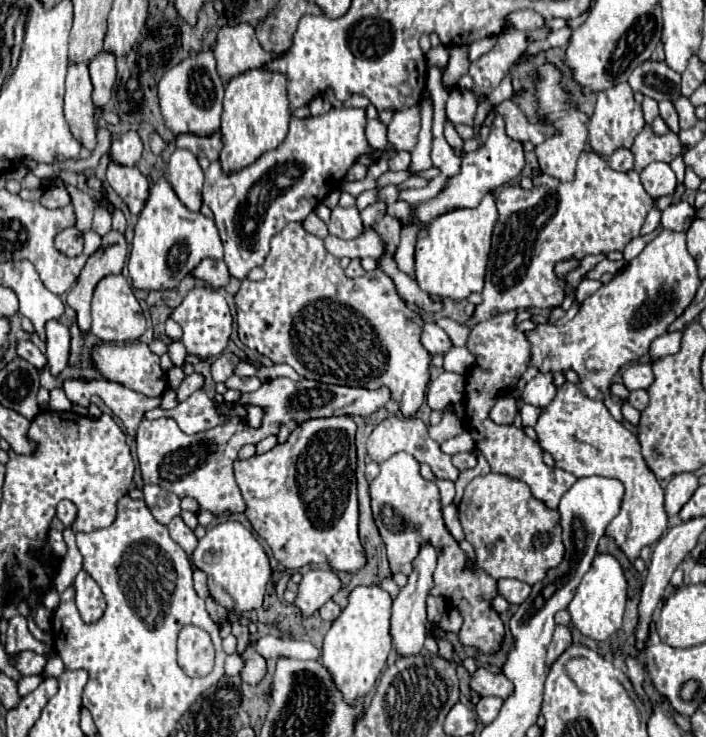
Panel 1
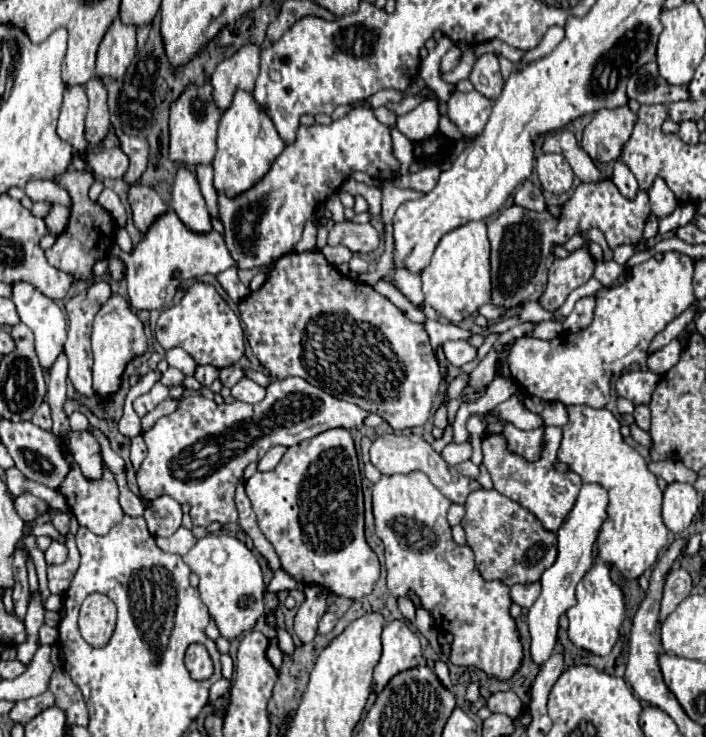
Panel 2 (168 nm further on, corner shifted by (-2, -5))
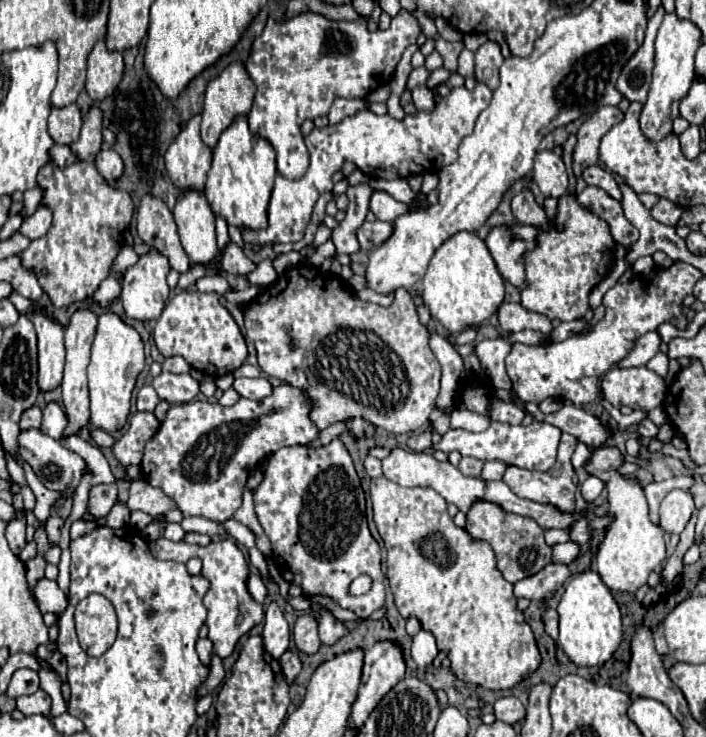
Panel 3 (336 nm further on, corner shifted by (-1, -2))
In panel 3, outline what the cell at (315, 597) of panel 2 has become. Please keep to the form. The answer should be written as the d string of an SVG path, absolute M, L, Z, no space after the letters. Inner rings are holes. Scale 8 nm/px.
M302 614L298 616L294 624L294 640L300 652L304 654L314 654L320 646L318 638L318 620L312 614Z

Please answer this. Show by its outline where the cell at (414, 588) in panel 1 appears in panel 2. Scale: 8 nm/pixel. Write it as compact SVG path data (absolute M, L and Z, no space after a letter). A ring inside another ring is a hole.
M395 621L385 625L381 633L381 643L383 643L383 653L375 667L371 685L375 693L381 693L397 673L413 669L423 661L421 643L405 623Z

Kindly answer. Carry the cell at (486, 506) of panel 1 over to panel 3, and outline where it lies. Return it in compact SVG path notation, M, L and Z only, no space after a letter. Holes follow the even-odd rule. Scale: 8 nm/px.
M476 500L466 514L466 532L474 540L484 540L496 554L496 568L508 582L518 582L540 572L552 560L552 546L544 542L544 530L528 516L506 512L502 506L486 500Z

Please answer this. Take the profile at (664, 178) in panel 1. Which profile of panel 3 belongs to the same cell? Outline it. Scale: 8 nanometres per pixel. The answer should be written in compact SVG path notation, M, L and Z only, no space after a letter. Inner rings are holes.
M660 198L650 212L652 212L652 216L654 216L658 222L668 224L668 226L676 226L678 220L680 220L680 216L682 216L682 208L680 208L678 204L666 200L666 198Z

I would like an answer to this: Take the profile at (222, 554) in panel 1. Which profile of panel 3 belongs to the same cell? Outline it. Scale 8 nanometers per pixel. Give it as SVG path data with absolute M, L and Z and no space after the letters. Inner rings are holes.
M158 538L158 540L150 542L150 548L158 560L174 560L174 562L188 562L190 558L202 560L202 576L210 582L210 590L204 596L204 606L208 610L206 626L210 630L208 638L214 642L214 652L220 658L230 656L238 638L264 620L264 608L252 600L252 596L246 588L250 570L248 570L248 562L246 562L244 554L238 550L234 540L226 538L226 540L210 542L208 546L198 546L198 544L172 542L166 538Z

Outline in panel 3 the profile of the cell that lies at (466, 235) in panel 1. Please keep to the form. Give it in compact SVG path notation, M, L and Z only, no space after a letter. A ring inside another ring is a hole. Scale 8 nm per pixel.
M458 232L450 236L432 256L426 276L422 278L422 298L430 314L452 334L466 326L478 326L492 316L504 300L504 280L484 244L474 232Z

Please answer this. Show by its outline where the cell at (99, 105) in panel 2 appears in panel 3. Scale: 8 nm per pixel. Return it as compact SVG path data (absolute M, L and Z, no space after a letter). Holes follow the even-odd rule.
M94 104L82 122L80 138L70 146L78 154L80 162L70 168L46 164L38 172L38 186L44 188L42 202L52 208L54 220L48 234L40 240L32 240L20 256L22 264L38 274L44 292L58 308L82 302L86 296L96 292L100 282L108 276L116 254L124 246L122 234L134 214L130 194L106 184L94 166L94 158L102 146L102 128L102 110ZM44 268L48 270L46 276L42 276Z

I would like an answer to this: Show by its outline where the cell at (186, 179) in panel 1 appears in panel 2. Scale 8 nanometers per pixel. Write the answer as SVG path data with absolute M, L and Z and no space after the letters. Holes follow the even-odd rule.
M179 167L177 171L171 191L171 209L193 233L209 233L213 229L199 183L187 167Z

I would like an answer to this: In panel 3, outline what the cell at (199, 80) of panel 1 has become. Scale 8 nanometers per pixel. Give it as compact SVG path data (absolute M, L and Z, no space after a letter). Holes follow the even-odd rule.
M194 114L164 154L166 170L182 190L202 190L212 162L212 148L200 138L202 116Z

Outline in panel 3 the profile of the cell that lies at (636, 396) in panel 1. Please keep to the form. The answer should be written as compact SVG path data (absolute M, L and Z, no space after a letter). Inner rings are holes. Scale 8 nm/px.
M644 418L644 420L638 422L638 434L640 434L642 438L652 438L652 436L658 434L658 428L654 426L654 422L652 422L650 418Z

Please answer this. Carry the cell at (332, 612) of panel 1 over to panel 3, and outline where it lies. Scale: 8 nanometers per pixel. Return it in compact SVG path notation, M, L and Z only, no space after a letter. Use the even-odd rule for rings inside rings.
M324 612L322 616L320 616L320 620L318 620L318 632L320 632L320 640L322 640L322 644L334 644L336 640L340 640L348 630L346 630L346 626L340 622L340 620L336 620L330 612Z

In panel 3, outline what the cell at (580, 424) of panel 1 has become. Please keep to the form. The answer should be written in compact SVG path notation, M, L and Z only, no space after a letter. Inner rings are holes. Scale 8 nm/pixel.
M602 444L602 448L590 448L590 456L586 462L586 472L590 476L600 478L608 490L608 516L614 518L610 526L606 526L604 540L598 544L594 556L594 568L600 574L602 582L612 592L636 592L642 584L646 584L648 574L662 566L666 560L664 546L664 530L650 520L650 508L646 504L646 494L642 492L642 484L636 478L626 478L618 470L624 464L624 456L618 446Z

